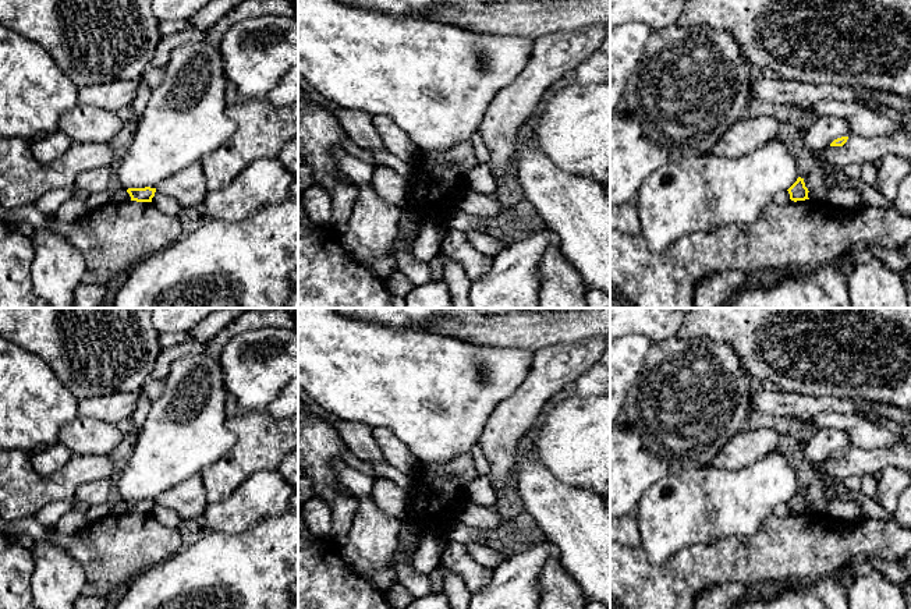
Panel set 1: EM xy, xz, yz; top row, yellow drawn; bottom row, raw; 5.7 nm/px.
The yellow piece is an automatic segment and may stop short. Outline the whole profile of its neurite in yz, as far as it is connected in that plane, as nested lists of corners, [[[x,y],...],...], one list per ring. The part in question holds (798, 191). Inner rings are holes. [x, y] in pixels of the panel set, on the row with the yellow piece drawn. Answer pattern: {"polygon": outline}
{"polygon": [[[798,177],[797,181],[787,190],[790,194],[790,199],[797,201],[805,201],[808,198],[808,188],[805,187],[804,178]]]}

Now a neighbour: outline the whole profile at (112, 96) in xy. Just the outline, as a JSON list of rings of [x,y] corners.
[[[121,79],[78,88],[78,103],[117,113],[130,107],[137,95],[137,81]]]

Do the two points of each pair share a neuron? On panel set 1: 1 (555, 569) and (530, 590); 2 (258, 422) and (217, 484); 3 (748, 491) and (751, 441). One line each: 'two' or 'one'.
1: two
2: one
3: two

